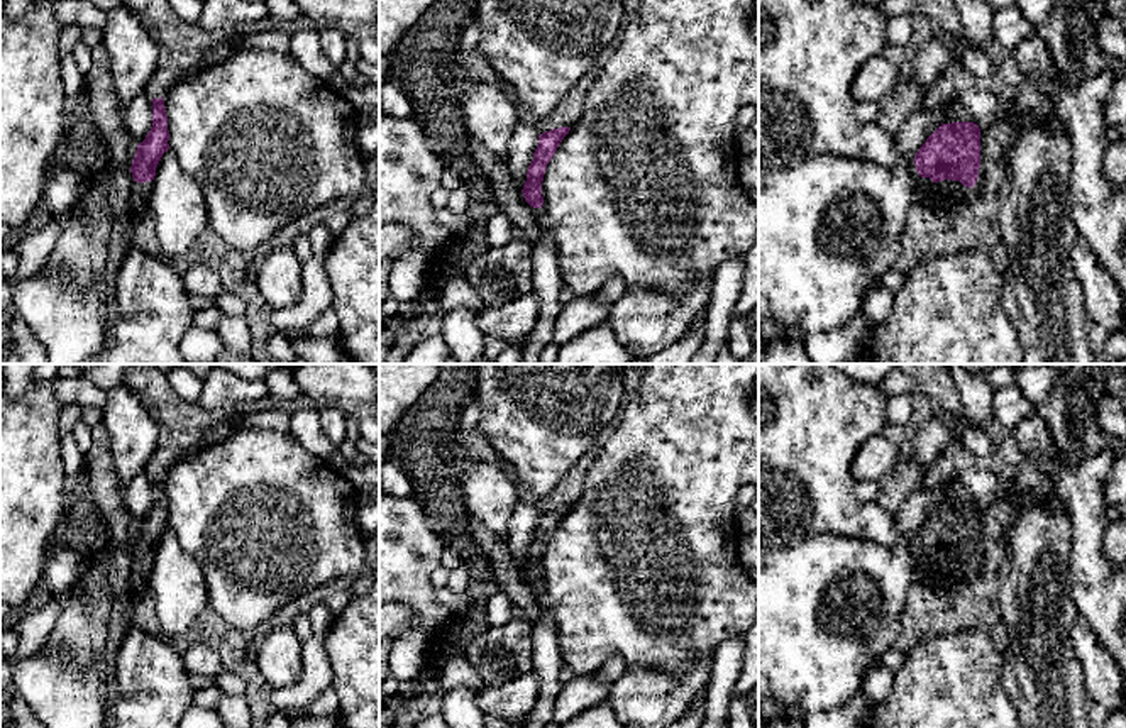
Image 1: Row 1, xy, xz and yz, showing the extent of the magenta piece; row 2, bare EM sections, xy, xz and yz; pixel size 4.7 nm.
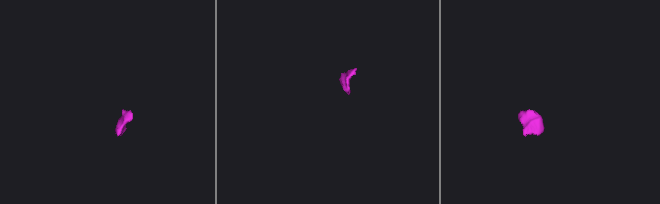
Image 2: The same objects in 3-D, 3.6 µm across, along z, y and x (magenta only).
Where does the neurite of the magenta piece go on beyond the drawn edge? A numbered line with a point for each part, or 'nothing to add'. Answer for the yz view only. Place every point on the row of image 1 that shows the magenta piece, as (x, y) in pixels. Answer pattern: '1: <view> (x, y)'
1: yz (947, 188)

